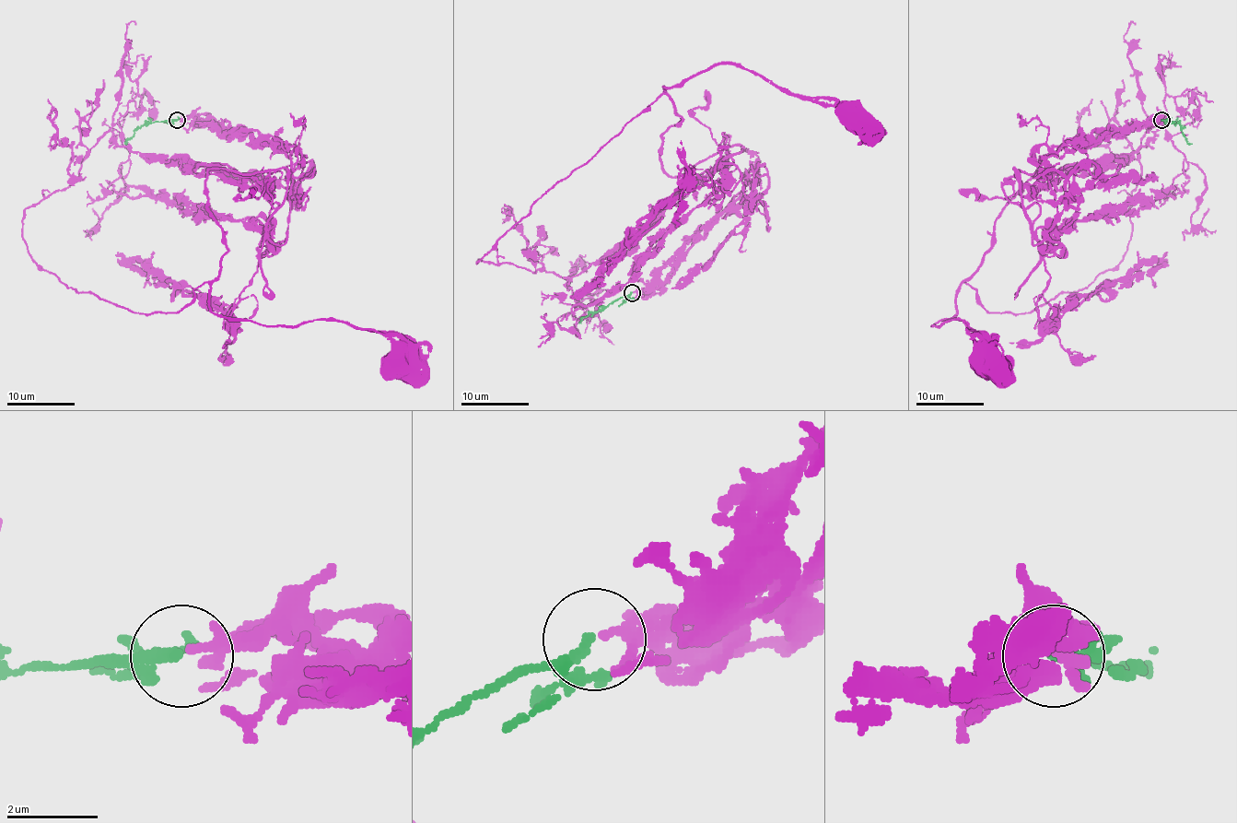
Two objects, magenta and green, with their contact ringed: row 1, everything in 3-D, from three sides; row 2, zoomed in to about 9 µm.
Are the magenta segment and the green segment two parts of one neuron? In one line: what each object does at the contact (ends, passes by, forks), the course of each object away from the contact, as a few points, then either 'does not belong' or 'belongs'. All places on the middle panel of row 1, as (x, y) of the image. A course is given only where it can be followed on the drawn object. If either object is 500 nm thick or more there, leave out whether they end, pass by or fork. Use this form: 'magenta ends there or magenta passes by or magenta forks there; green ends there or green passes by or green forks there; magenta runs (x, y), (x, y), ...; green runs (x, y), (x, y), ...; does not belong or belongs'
magenta forks there; green forks there; magenta runs (632, 292), (747, 179), (722, 133), (680, 175), (662, 169), (682, 122), (664, 86), (741, 64), (854, 114); green runs (632, 292), (579, 321); belongs

